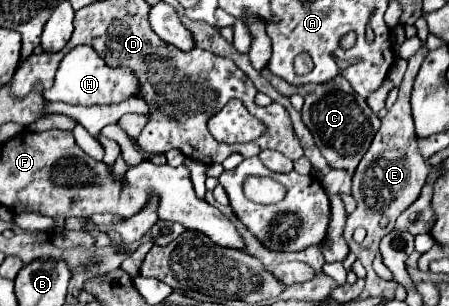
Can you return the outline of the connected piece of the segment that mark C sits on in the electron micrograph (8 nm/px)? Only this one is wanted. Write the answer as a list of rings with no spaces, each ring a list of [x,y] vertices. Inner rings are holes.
[[[267,67],[261,73],[281,95],[293,95],[299,93],[305,99],[305,105],[301,109],[303,115],[303,123],[309,127],[309,131],[315,137],[317,147],[321,149],[321,155],[325,157],[325,161],[329,163],[329,167],[335,169],[347,169],[349,173],[355,171],[357,163],[361,161],[361,157],[365,155],[365,151],[369,149],[369,143],[373,139],[373,135],[379,129],[379,117],[369,109],[367,101],[363,97],[359,97],[353,87],[337,77],[331,79],[329,83],[323,85],[301,85],[301,87],[293,87],[291,83],[285,83],[285,79],[273,75]]]

